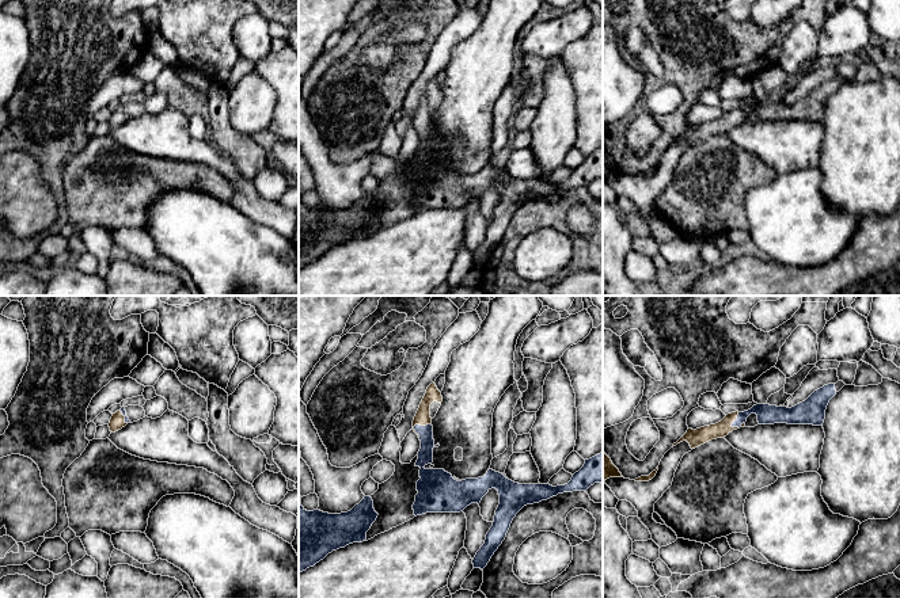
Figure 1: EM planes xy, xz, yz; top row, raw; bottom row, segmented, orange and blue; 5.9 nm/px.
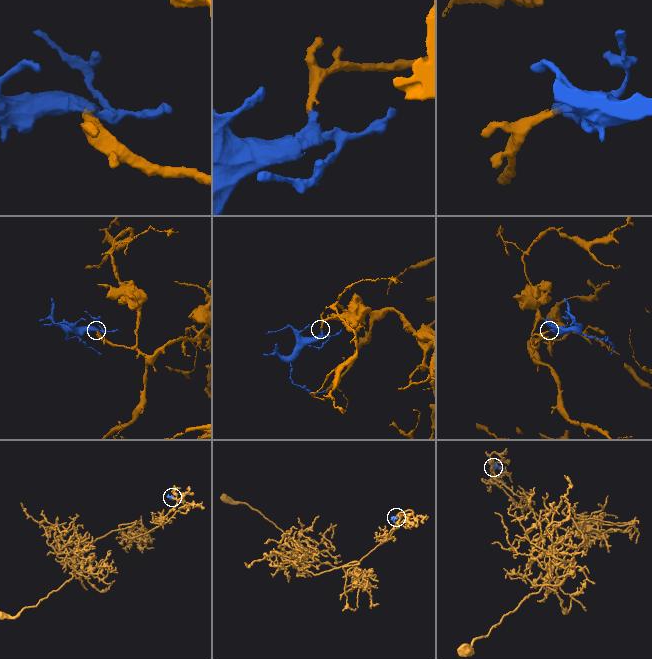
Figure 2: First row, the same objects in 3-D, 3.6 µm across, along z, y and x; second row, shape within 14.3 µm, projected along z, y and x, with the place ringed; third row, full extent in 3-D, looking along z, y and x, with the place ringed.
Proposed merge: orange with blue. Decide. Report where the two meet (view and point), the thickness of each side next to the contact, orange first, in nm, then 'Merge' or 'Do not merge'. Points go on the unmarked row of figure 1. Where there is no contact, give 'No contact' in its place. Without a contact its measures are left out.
Touches orange at xz (421, 121). Thickness 90 nm (orange) against 100 nm. Merge

